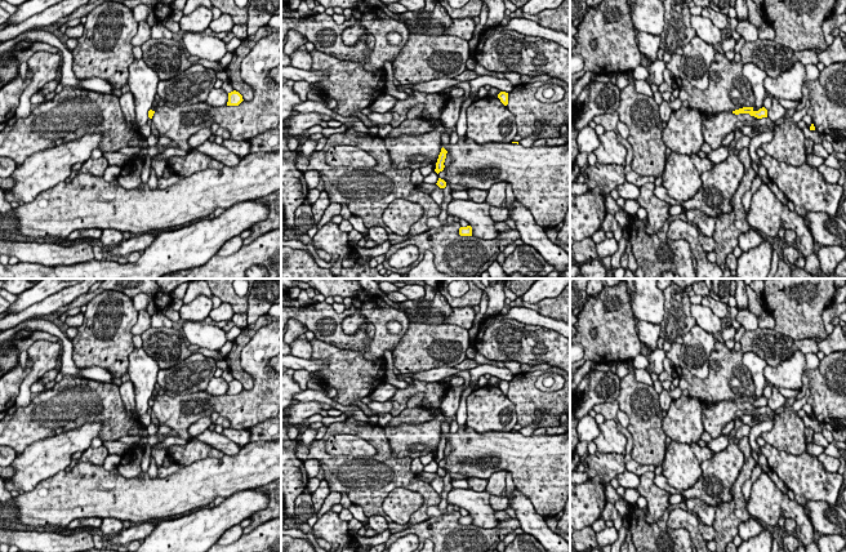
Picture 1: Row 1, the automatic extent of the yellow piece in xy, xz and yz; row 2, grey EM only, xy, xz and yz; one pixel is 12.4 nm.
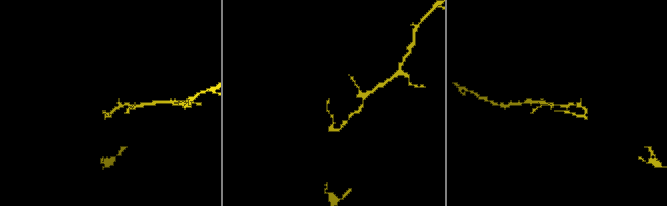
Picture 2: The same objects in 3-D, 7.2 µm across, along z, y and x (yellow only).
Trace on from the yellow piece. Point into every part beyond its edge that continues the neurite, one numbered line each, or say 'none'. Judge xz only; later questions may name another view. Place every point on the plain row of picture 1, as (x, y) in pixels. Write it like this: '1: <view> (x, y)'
none

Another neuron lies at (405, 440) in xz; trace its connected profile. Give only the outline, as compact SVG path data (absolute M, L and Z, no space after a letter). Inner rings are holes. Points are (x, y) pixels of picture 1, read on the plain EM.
M427 408L435 417L424 423L384 427L391 451L396 458L420 458L437 451L442 437L441 424L445 420L440 408Z

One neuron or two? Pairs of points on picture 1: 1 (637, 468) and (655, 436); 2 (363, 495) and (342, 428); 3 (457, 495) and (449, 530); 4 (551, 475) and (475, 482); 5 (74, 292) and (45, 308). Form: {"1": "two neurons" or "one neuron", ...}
{"1": "two neurons", "2": "one neuron", "3": "two neurons", "4": "two neurons", "5": "one neuron"}

